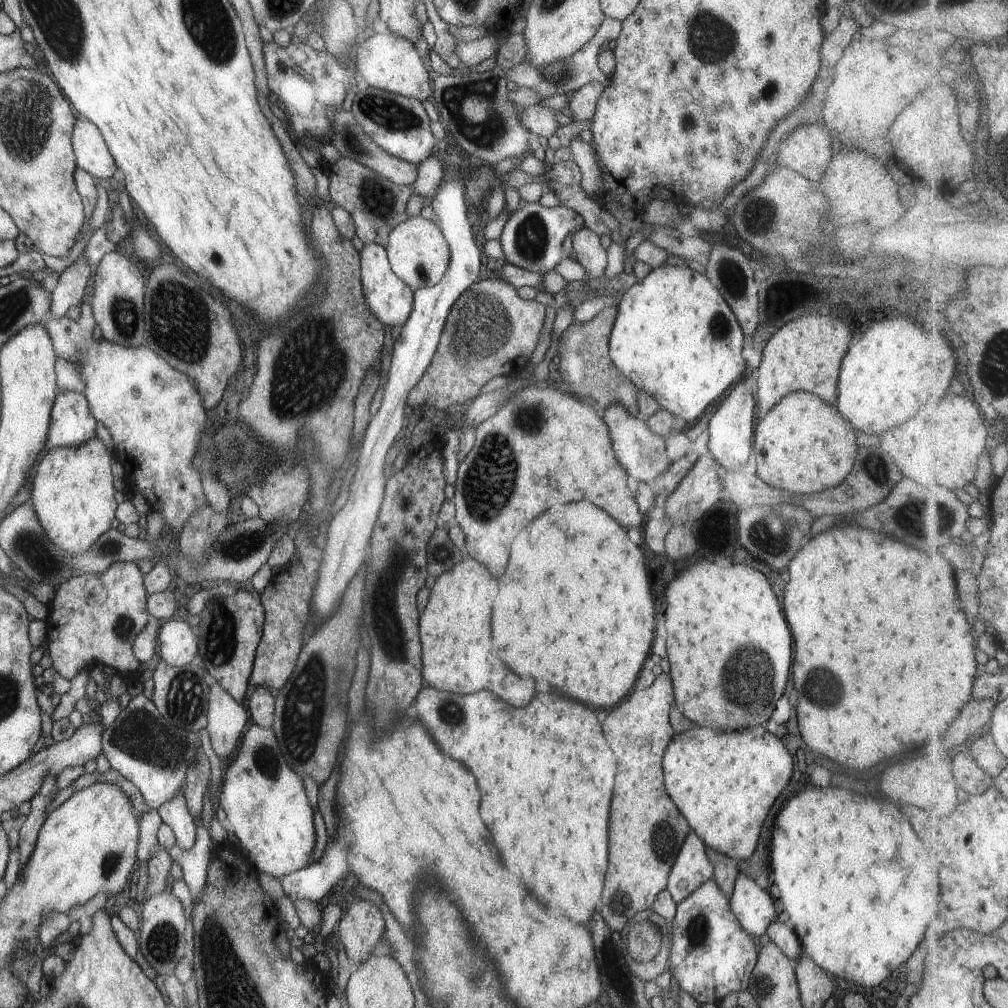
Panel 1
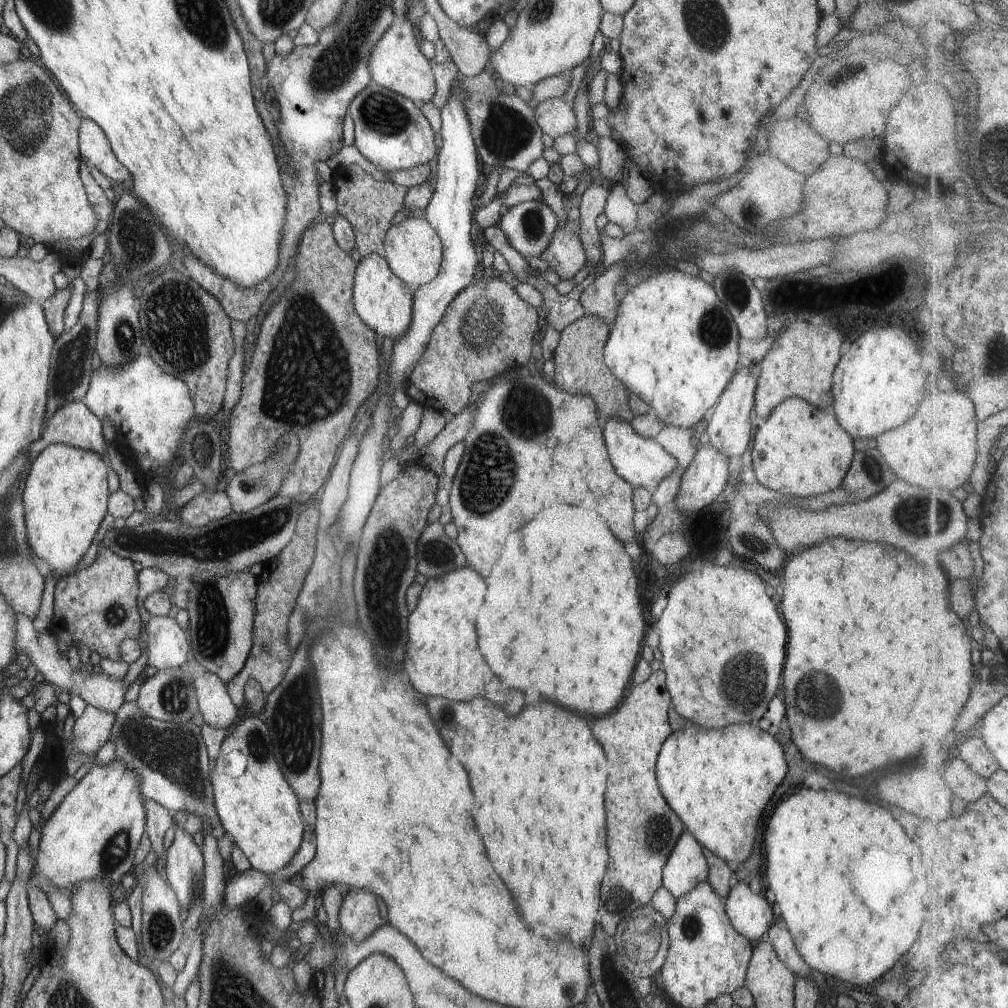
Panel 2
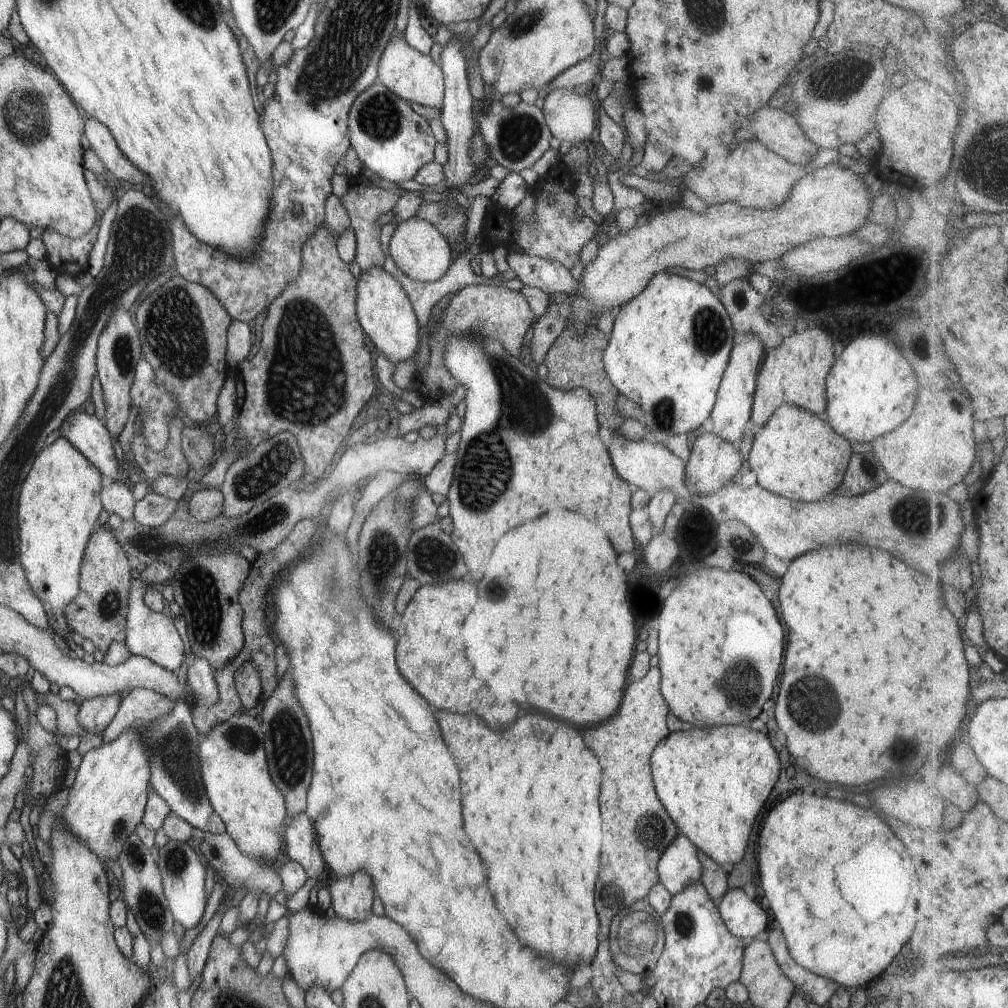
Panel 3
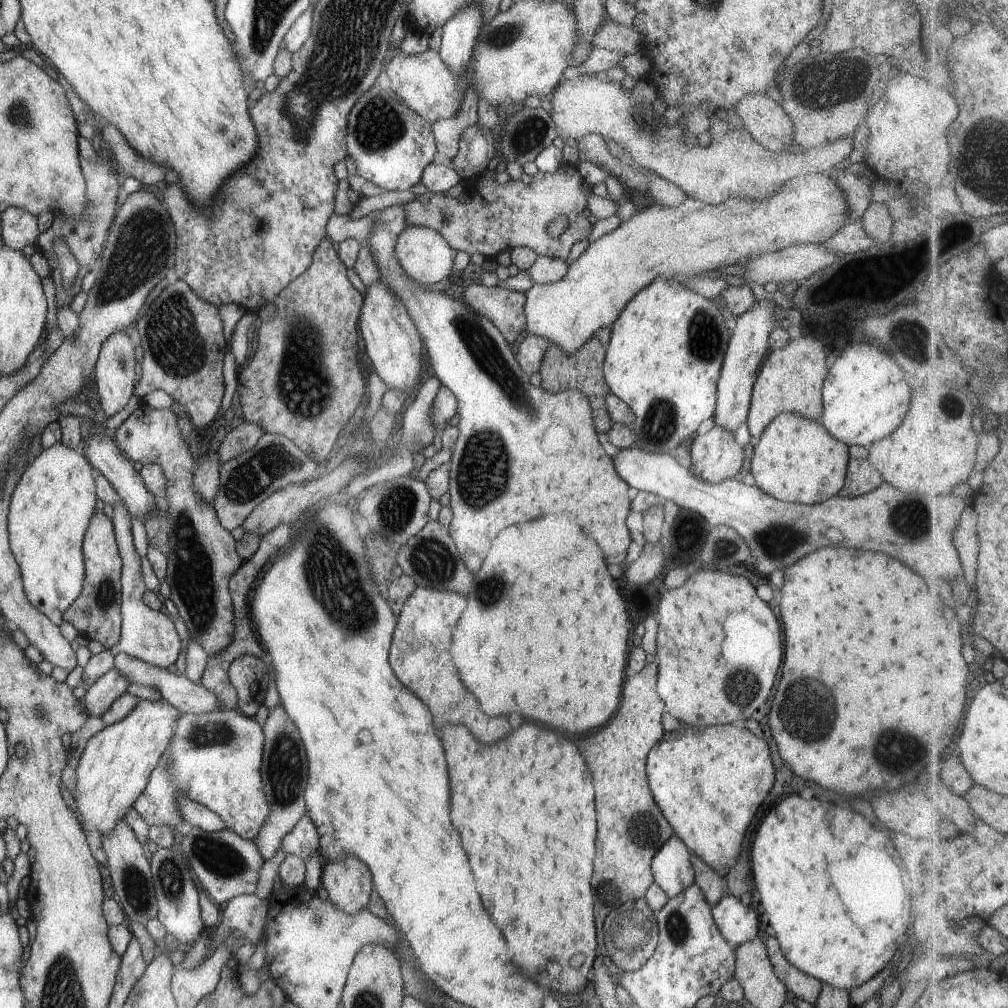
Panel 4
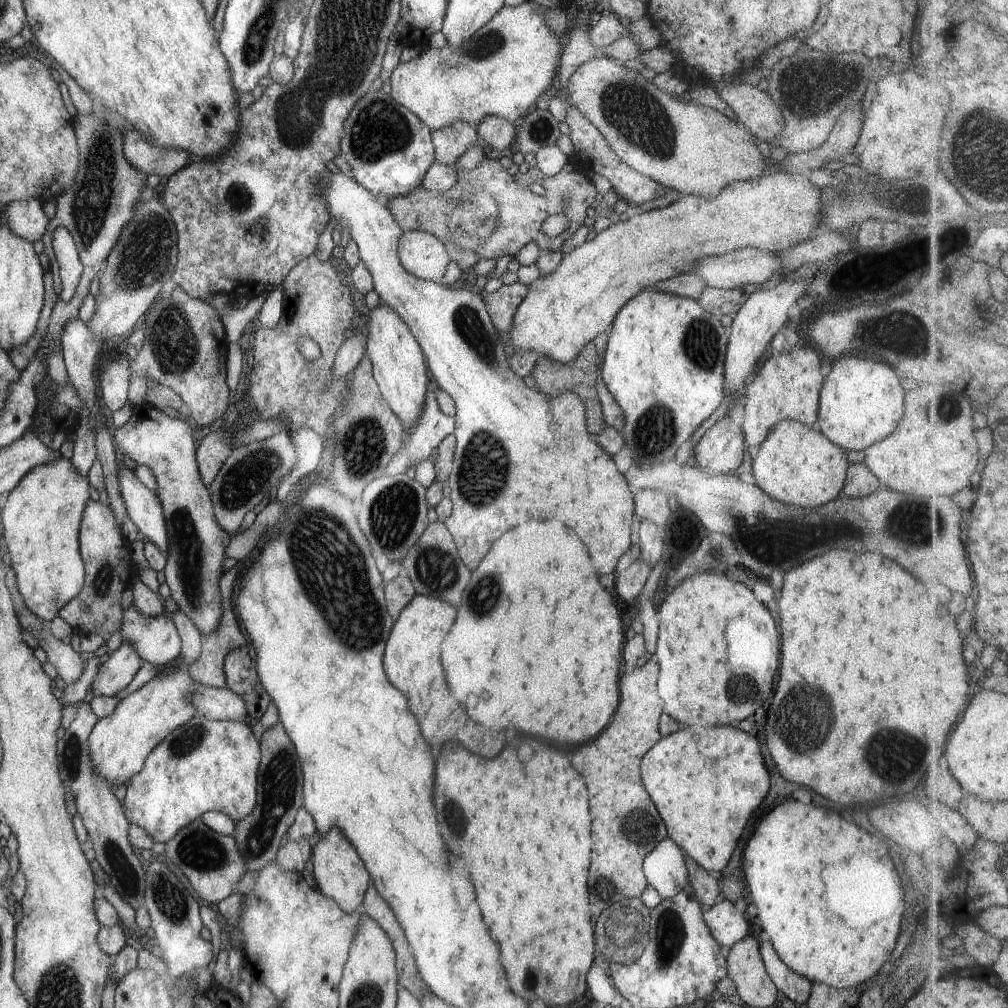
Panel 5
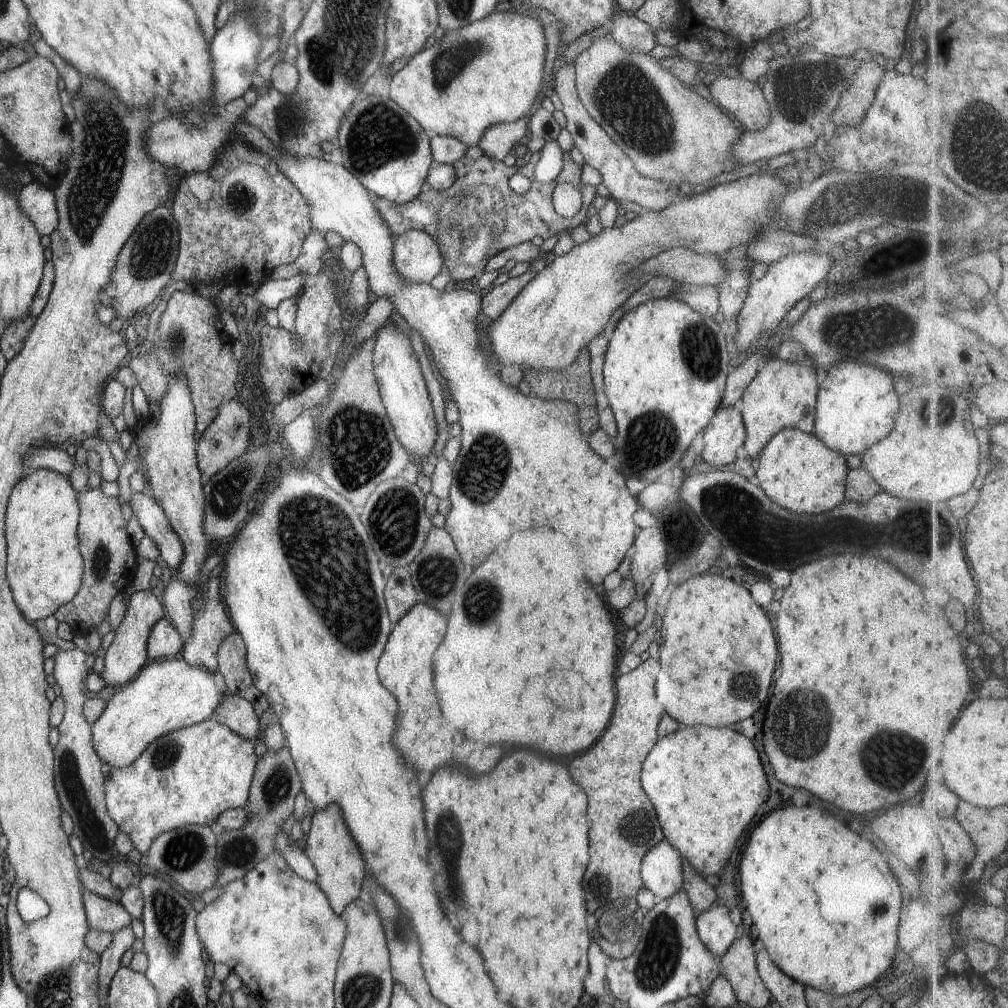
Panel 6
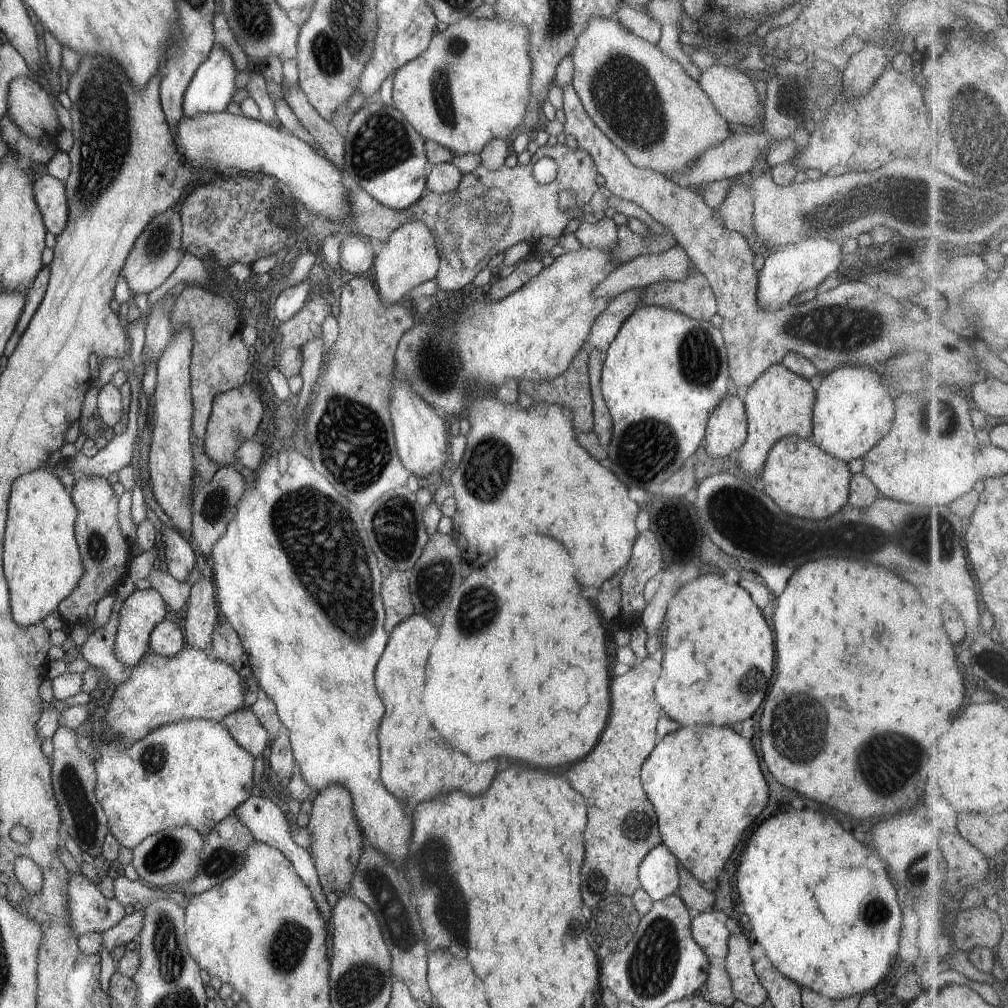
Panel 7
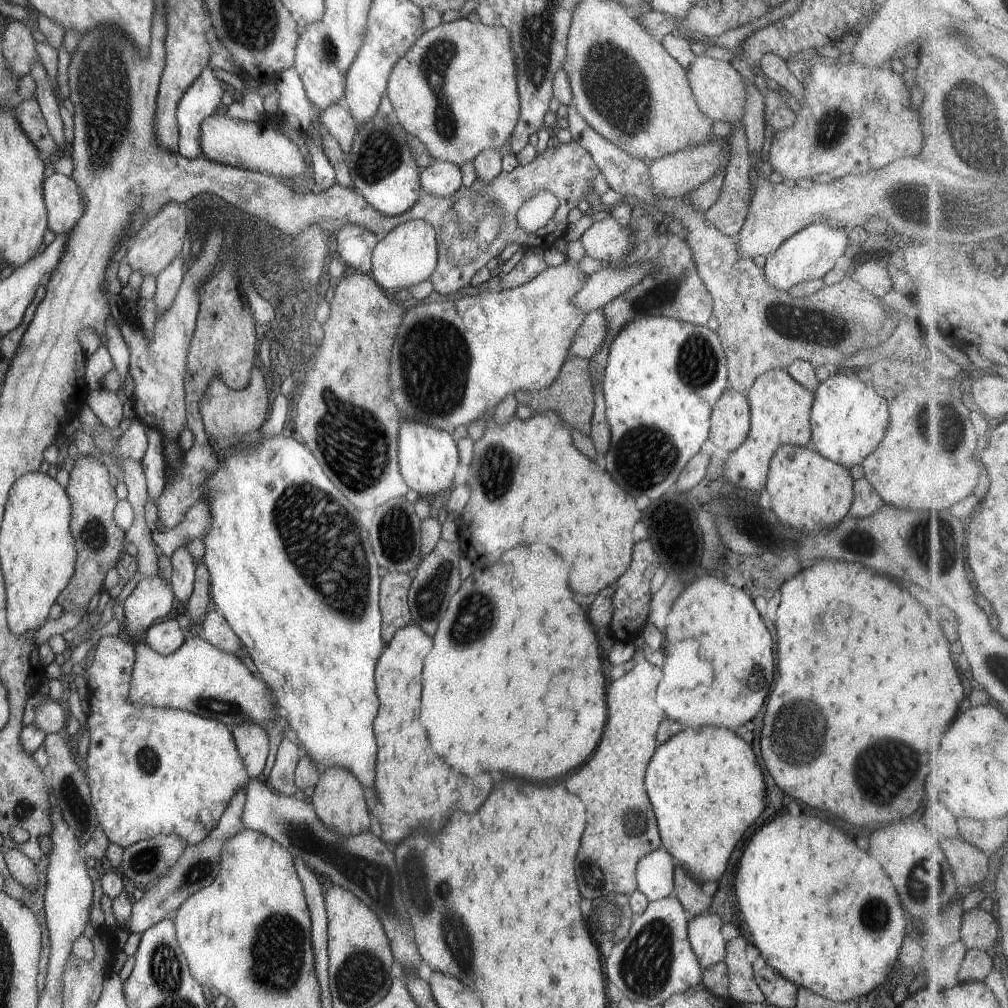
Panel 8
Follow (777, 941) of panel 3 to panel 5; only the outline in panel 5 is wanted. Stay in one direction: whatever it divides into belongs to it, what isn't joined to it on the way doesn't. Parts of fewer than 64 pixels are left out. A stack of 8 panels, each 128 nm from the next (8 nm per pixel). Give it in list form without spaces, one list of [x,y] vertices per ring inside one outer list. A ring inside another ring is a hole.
[[[771,941],[760,943],[760,957],[771,982],[777,987],[780,997],[804,1004],[810,996],[812,983],[804,976],[793,972],[778,956]]]

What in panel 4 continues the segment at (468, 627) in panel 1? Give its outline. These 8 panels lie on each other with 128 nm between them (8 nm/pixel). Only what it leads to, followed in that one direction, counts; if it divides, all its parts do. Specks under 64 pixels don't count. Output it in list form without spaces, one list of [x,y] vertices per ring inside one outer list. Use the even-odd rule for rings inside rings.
[[[415,587],[401,607],[392,634],[388,652],[388,663],[398,678],[398,682],[407,687],[433,714],[433,724],[439,732],[447,722],[449,724],[465,724],[469,732],[481,744],[491,744],[501,740],[511,732],[509,722],[505,716],[491,718],[483,710],[471,692],[465,690],[461,684],[457,670],[453,666],[452,656],[449,654],[451,644],[451,630],[457,624],[465,608],[465,596],[459,593]]]

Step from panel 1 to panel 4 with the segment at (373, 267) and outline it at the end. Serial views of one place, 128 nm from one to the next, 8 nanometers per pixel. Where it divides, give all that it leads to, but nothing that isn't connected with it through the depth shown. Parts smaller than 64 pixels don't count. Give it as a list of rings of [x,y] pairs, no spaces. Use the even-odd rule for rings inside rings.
[[[377,279],[365,287],[366,292],[362,297],[360,316],[358,318],[359,330],[365,345],[365,352],[375,368],[375,373],[386,384],[388,389],[403,390],[411,392],[420,384],[417,379],[419,374],[419,354],[422,353],[422,338],[415,328],[409,313],[406,311],[402,300],[381,280]]]

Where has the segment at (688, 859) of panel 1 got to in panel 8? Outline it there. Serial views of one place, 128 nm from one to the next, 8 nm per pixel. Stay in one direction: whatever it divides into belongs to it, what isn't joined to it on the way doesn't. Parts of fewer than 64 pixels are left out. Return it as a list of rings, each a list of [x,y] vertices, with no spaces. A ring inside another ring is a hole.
[[[659,845],[659,848],[647,853],[636,864],[636,888],[648,901],[672,895],[674,890],[674,867],[672,856]]]

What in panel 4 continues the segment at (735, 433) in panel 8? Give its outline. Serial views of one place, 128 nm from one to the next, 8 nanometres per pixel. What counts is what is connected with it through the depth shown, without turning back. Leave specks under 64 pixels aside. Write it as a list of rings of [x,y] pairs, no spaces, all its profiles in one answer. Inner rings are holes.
[[[712,427],[708,432],[697,435],[690,444],[691,472],[705,483],[718,483],[723,479],[738,477],[738,470],[743,462],[742,441],[734,433],[721,427]]]

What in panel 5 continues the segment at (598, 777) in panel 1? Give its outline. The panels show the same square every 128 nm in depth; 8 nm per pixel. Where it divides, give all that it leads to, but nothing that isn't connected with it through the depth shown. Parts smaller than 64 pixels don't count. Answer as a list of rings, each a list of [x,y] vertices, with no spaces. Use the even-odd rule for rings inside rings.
[[[517,736],[523,742],[507,744],[495,758],[479,758],[471,752],[467,752],[461,744],[455,740],[449,740],[441,746],[439,756],[435,758],[435,786],[433,786],[433,804],[435,804],[435,818],[439,822],[439,834],[443,836],[443,844],[447,844],[449,852],[457,856],[459,866],[463,866],[463,874],[469,874],[475,886],[475,900],[481,910],[481,918],[485,926],[489,928],[491,936],[499,942],[499,962],[507,972],[507,984],[511,992],[523,996],[523,1000],[531,1002],[531,988],[533,996],[541,998],[547,1006],[559,1006],[559,1004],[569,1004],[577,996],[581,996],[586,988],[586,972],[592,965],[593,958],[593,928],[589,922],[589,904],[587,904],[587,868],[589,868],[589,810],[587,810],[587,790],[583,784],[583,778],[571,768],[571,756],[563,750],[557,750],[545,742],[537,742],[537,738],[531,736]]]

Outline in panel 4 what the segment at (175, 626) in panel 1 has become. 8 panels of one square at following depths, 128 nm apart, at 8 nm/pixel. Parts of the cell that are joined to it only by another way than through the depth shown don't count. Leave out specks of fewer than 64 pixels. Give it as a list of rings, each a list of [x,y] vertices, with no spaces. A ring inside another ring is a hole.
[[[123,504],[113,505],[112,511],[111,524],[122,567],[120,568],[120,637],[109,650],[114,656],[118,652],[125,652],[150,665],[172,669],[173,663],[179,656],[179,636],[173,627],[173,620],[160,611],[145,606],[142,601],[145,585],[139,567],[140,556],[133,546],[130,516]]]

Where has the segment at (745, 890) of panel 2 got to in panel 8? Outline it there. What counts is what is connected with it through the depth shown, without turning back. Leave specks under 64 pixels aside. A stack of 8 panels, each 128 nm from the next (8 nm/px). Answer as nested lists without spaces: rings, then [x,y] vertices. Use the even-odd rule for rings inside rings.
[[[717,912],[695,915],[689,917],[687,921],[689,944],[702,970],[725,958],[726,942],[723,941],[719,931],[723,922],[721,914],[717,914]]]

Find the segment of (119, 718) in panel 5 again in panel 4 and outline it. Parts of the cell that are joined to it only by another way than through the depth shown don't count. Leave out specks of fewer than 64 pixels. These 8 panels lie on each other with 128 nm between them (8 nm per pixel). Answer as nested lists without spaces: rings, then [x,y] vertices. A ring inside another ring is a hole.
[[[163,698],[157,702],[143,699],[126,717],[104,726],[87,740],[75,767],[76,782],[71,792],[83,832],[109,835],[117,823],[125,822],[125,812],[143,792],[151,770],[172,738],[179,713]]]

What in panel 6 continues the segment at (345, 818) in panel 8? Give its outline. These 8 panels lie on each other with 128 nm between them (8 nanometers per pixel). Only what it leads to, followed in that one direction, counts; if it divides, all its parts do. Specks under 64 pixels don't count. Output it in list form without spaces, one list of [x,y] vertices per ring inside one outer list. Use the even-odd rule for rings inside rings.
[[[335,803],[313,814],[304,847],[303,853],[316,870],[316,885],[323,891],[332,911],[340,915],[350,902],[358,898],[367,870],[358,844],[349,834]]]

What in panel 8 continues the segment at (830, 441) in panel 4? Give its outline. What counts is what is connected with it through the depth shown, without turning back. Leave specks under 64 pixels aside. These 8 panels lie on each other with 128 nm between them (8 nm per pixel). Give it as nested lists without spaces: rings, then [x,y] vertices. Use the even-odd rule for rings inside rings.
[[[795,445],[778,446],[768,465],[765,492],[781,524],[814,535],[835,526],[847,514],[853,498],[849,468],[823,458],[809,446]]]

